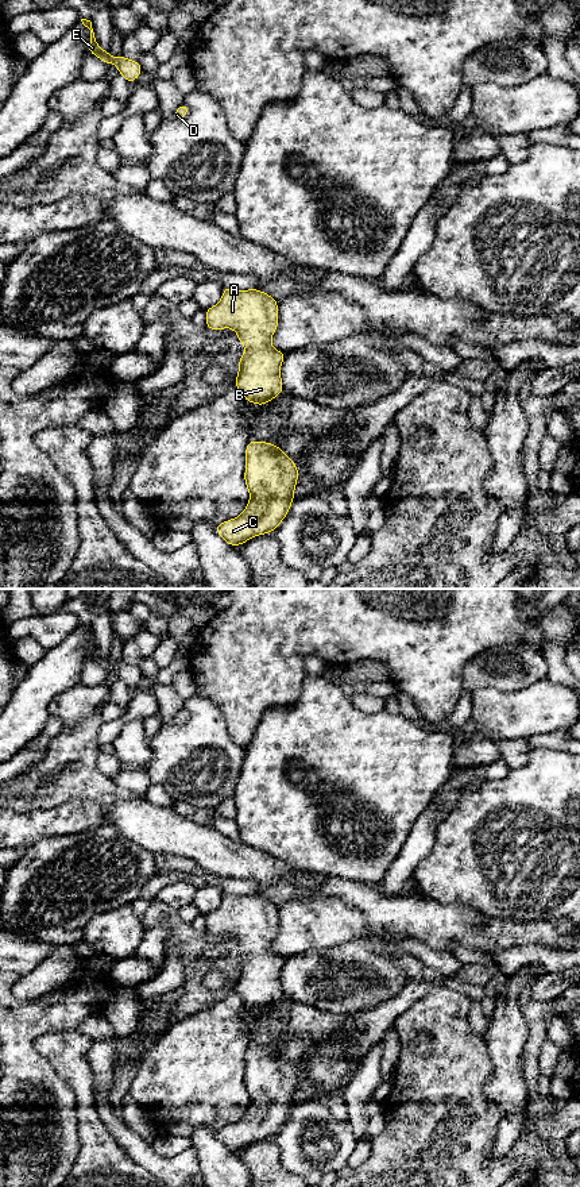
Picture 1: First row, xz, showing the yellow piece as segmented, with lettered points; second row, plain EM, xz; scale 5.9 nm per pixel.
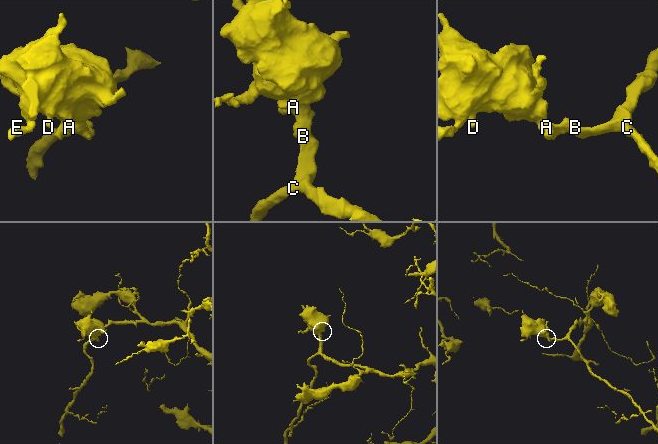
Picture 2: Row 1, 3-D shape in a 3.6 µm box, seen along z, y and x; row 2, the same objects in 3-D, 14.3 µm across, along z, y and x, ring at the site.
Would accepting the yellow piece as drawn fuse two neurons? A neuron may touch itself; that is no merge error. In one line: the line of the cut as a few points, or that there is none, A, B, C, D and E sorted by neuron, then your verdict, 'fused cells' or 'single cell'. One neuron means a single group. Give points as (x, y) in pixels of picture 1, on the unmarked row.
no cut | A B C D E | single cell

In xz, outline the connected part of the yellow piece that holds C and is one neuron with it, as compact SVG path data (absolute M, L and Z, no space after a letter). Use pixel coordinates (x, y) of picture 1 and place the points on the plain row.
M248 1045L244 1086L250 1097L244 1117L216 1130L216 1137L232 1152L279 1132L294 1106L298 1074L278 1051Z

